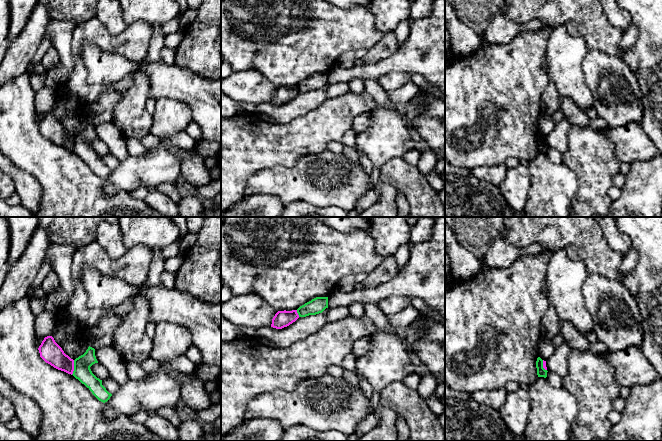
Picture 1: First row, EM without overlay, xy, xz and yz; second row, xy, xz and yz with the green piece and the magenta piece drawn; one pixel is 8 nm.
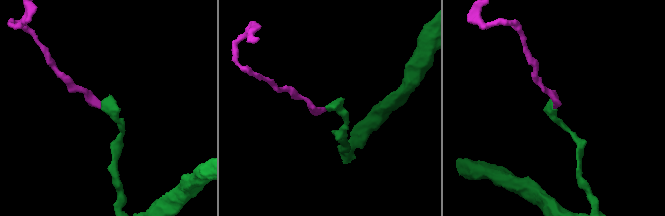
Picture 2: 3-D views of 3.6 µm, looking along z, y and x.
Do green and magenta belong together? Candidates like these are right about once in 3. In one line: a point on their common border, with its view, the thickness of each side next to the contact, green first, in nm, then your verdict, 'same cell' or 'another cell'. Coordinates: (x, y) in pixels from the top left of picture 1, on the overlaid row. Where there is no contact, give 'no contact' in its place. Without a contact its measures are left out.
xy (74, 367) | 140/170 nm | another cell

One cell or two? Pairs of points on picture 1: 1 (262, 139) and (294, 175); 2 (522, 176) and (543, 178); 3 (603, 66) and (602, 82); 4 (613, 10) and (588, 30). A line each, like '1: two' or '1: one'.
1: two
2: two
3: one
4: two

